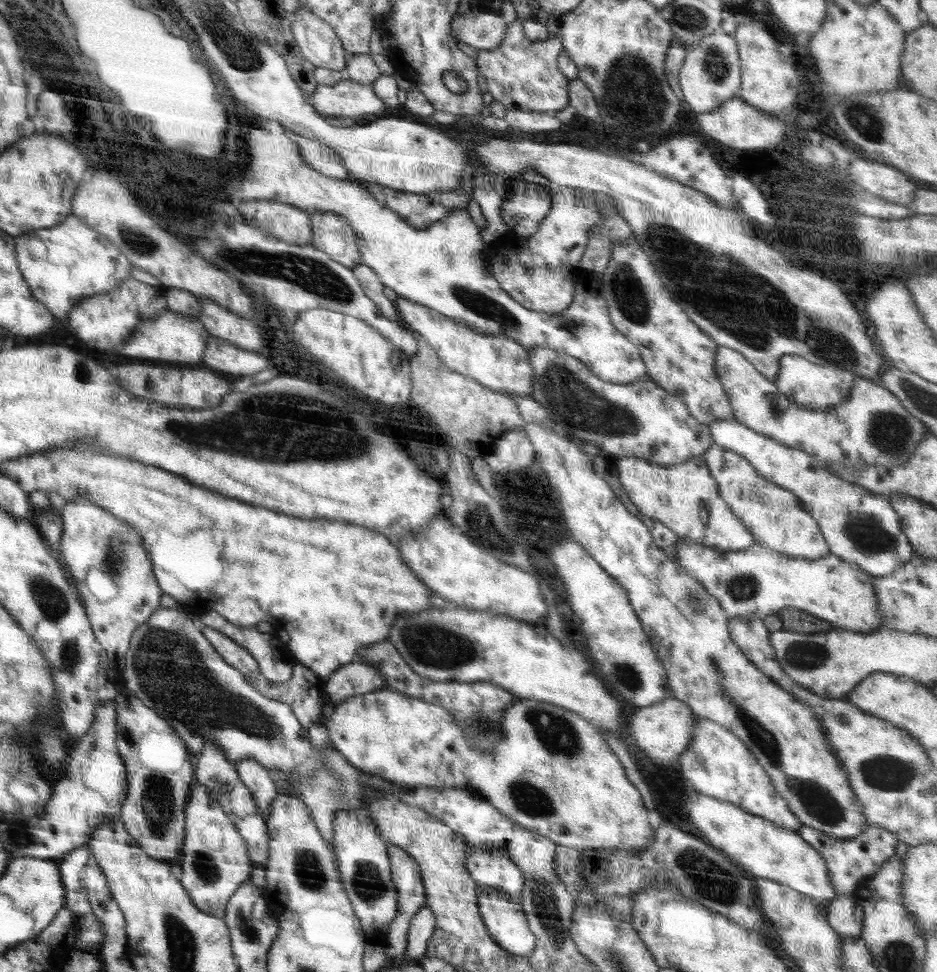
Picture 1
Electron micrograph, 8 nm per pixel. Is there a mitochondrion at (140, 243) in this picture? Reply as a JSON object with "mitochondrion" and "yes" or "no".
{"mitochondrion":"yes"}

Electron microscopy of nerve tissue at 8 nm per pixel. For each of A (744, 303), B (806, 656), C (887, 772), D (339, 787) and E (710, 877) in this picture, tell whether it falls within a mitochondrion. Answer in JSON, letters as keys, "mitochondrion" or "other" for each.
{"A":"mitochondrion","B":"mitochondrion","C":"mitochondrion","D":"mitochondrion","E":"mitochondrion"}

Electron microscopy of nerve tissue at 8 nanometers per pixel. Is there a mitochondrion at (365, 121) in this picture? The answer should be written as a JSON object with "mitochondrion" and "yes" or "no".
{"mitochondrion":"no"}

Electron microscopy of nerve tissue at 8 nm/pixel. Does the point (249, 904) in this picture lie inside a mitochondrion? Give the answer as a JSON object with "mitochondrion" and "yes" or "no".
{"mitochondrion":"no"}

